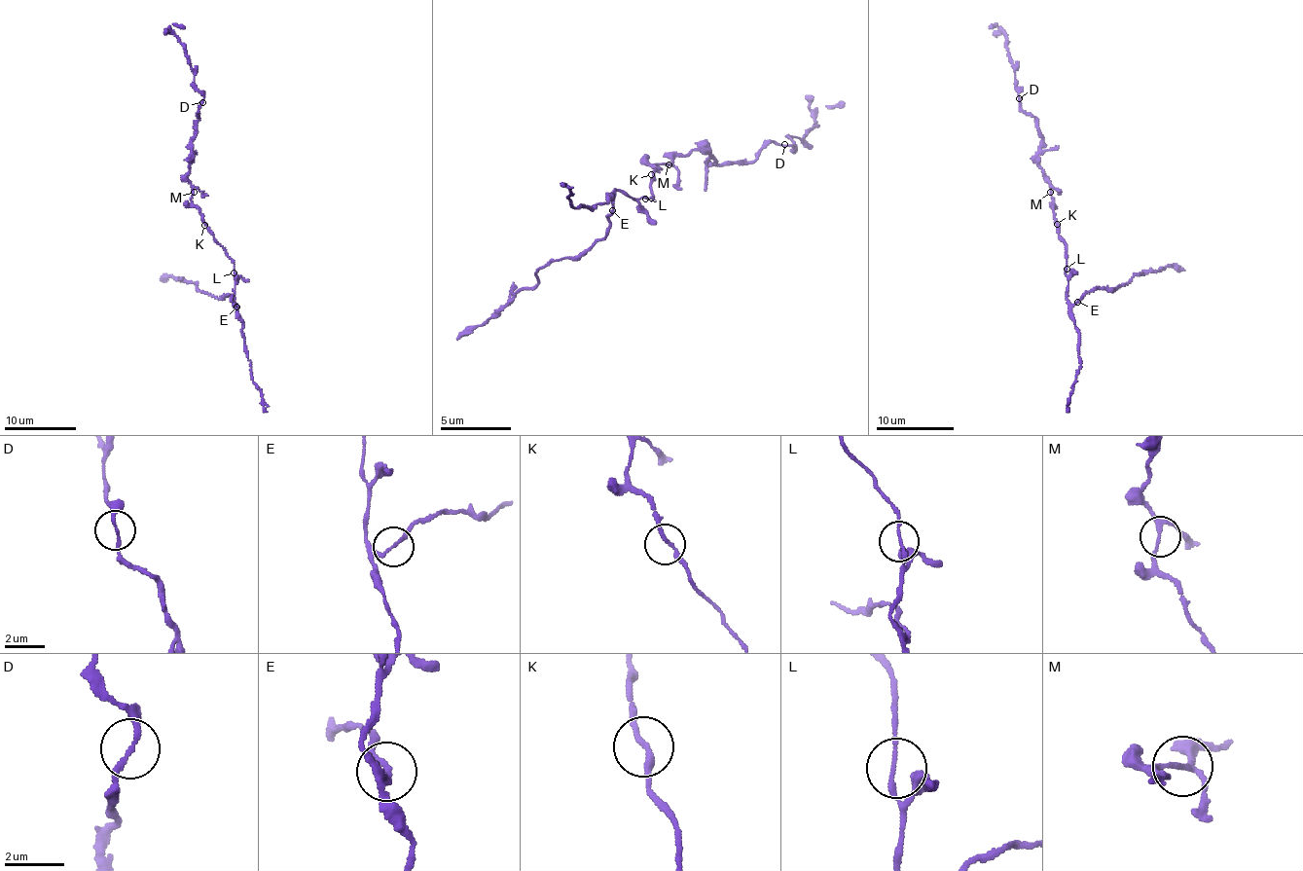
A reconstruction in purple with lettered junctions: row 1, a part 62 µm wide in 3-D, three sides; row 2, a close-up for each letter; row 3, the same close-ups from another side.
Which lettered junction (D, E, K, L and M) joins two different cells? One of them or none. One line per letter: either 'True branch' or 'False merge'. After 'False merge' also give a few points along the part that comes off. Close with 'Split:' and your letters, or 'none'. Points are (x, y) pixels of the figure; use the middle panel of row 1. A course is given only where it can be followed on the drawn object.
D: True branch
E: True branch
K: True branch
L: True branch
M: True branch
Split: none

